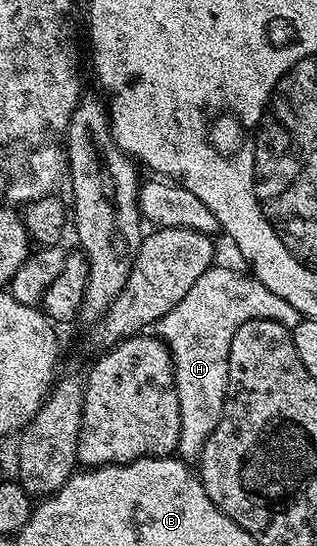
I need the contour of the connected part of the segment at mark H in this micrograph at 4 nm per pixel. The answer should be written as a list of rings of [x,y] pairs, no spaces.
[[[212,265],[201,277],[197,277],[197,282],[193,284],[193,289],[165,313],[157,324],[158,338],[166,343],[171,351],[171,364],[175,367],[175,388],[179,398],[179,408],[181,409],[181,433],[179,434],[179,446],[177,448],[178,458],[184,461],[198,460],[199,454],[205,449],[205,441],[209,441],[209,433],[217,429],[217,421],[221,421],[223,412],[223,402],[227,396],[227,382],[229,381],[229,345],[233,345],[233,333],[245,321],[254,319],[276,319],[281,325],[288,329],[296,327],[300,321],[300,314],[285,297],[277,297],[277,293],[265,289],[261,281],[250,273],[242,275],[239,271],[234,271],[231,267],[219,267]]]

